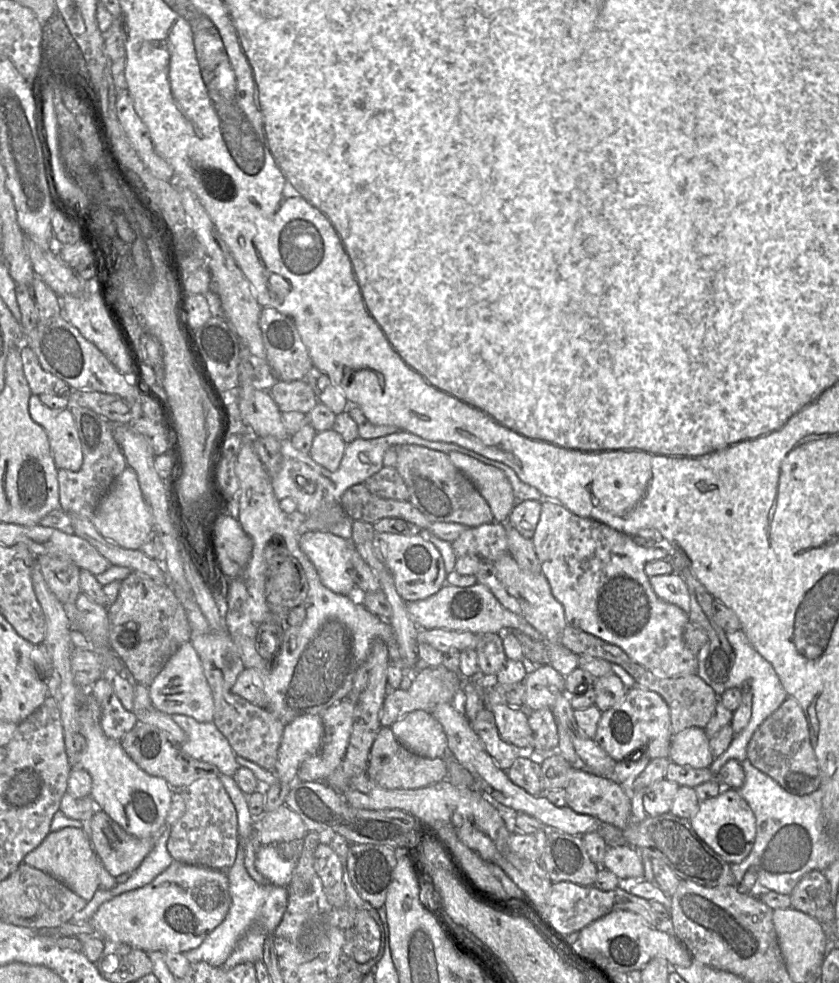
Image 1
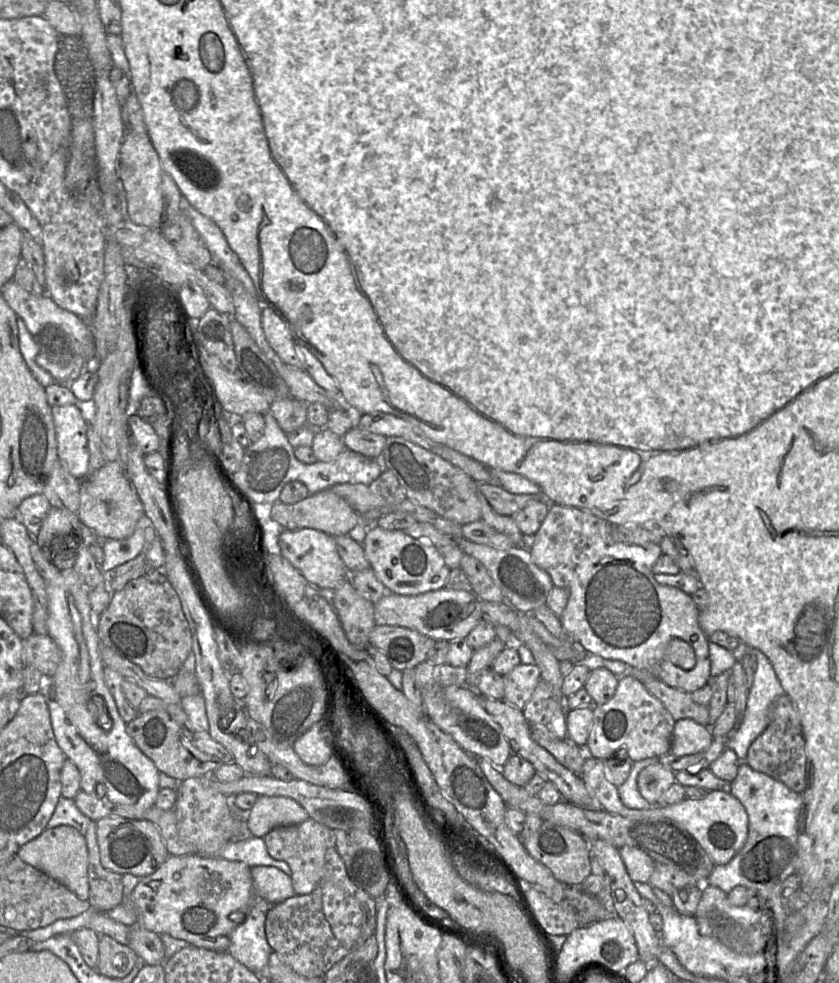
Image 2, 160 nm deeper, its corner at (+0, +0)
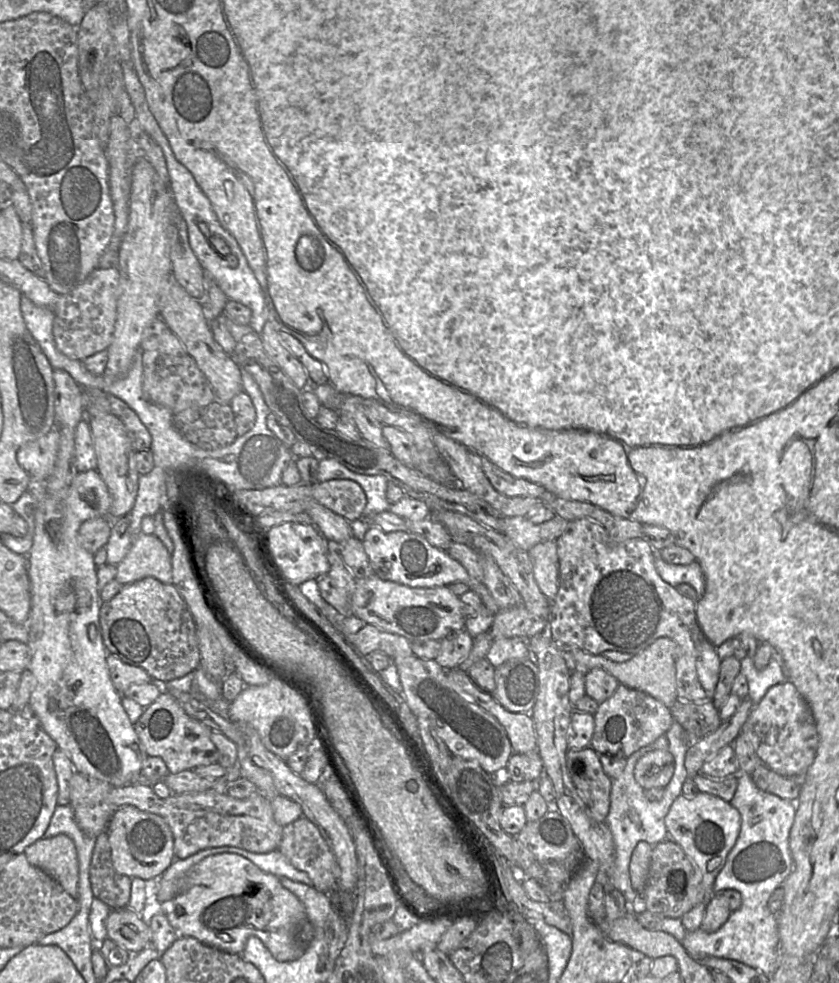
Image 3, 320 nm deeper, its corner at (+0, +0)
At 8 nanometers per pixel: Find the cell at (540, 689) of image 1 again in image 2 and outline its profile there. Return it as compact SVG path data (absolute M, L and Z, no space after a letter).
M520 663L504 676L504 701L522 710L541 680L540 668Z

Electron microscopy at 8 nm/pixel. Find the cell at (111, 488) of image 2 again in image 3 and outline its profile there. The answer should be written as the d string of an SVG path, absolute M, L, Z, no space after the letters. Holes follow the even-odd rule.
M97 469L79 472L66 492L51 494L46 481L30 480L29 491L37 502L32 547L26 556L30 580L31 612L27 621L28 645L32 659L28 669L36 679L29 706L39 718L45 732L64 751L75 772L109 783L113 788L126 785L148 785L142 775L142 765L148 756L122 705L122 696L110 678L106 662L106 649L99 622L103 601L97 588L97 566L94 555L79 543L78 530L81 524L95 517L106 517L112 504L108 488ZM54 522L59 526L55 529Z

